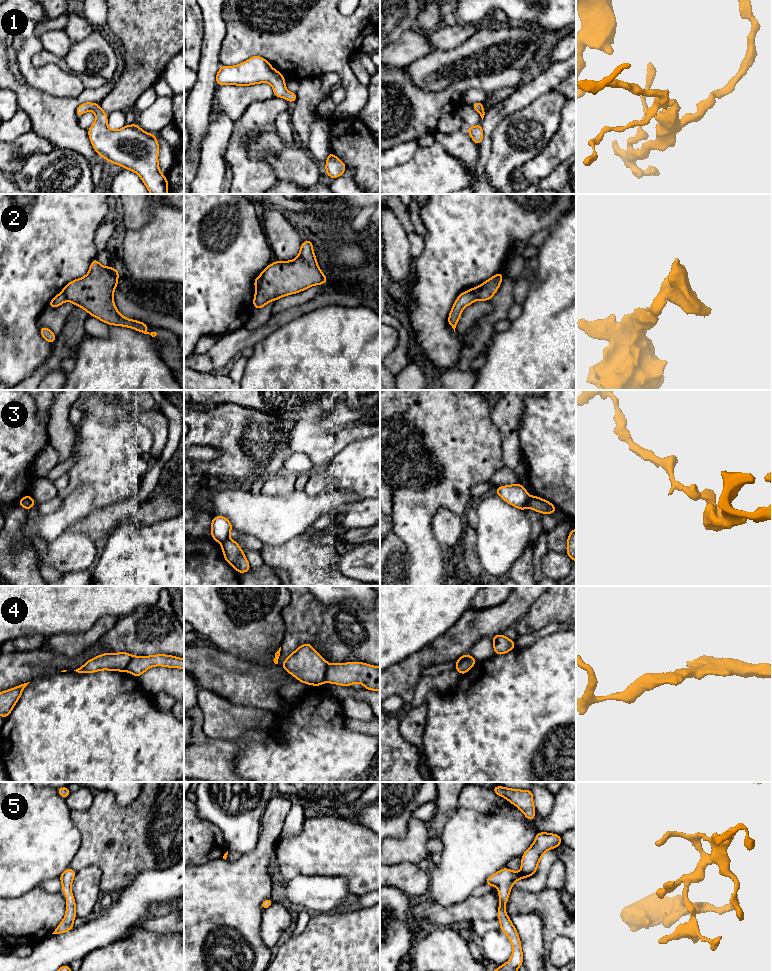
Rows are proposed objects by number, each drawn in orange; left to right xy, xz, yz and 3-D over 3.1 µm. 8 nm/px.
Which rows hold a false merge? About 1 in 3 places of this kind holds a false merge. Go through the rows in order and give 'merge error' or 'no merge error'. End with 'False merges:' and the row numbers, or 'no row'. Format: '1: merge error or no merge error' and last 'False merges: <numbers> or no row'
1: no merge error
2: merge error
3: merge error
4: merge error
5: no merge error
False merges: 2, 3, 4

